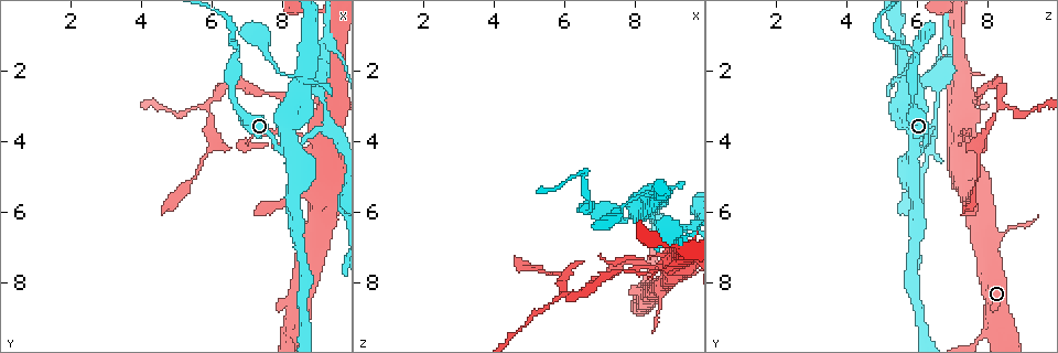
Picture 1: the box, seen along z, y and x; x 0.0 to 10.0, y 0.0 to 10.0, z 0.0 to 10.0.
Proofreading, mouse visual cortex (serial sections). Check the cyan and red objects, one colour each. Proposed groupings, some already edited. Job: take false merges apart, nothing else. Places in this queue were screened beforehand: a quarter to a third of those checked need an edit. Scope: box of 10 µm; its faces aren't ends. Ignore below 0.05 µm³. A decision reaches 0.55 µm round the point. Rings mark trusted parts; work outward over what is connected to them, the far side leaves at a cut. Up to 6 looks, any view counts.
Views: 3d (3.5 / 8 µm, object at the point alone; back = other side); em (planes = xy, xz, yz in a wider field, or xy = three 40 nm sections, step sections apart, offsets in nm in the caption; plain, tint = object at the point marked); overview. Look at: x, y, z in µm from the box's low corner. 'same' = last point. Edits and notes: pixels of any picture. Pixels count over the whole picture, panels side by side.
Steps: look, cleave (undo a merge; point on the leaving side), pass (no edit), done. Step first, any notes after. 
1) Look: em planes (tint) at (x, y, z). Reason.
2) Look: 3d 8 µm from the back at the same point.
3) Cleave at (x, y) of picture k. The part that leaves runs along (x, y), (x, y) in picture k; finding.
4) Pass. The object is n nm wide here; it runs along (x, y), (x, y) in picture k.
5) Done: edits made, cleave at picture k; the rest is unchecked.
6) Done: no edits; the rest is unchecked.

Look: 3d 3.5 µm at (9.25, 5.25, 7.60). Sudden change in width.

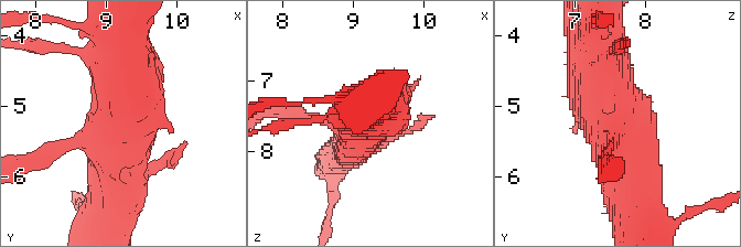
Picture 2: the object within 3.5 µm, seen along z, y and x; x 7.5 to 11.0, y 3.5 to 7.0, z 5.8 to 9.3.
Look: em xy step 2 (plain) at (9.25, 5.25, 7.55). Shape alone is not enough.

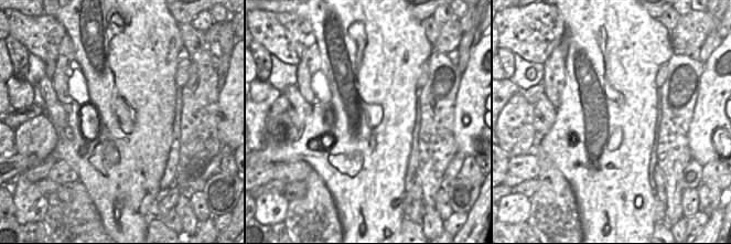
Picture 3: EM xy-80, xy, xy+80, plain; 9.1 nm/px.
Look: em xy step 2 (tint) at the same point. Where the object lies.

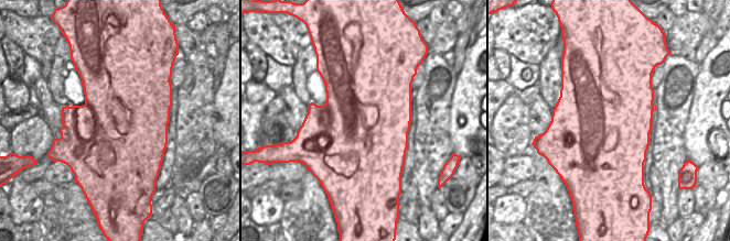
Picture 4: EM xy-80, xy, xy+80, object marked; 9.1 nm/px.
Pass. It runs along (635, 215), (604, 73) in picture 2; one cell here.

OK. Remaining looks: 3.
Look: 3d 3.5 µm at (8.35, 4.30, 6.00). Thin arm on a thick one.

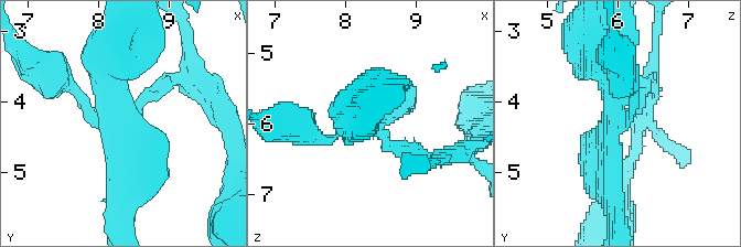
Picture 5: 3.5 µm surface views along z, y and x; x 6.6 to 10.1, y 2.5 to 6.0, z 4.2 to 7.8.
Look: em xy step 2 (tint) at (8.35, 4.30, 5.95). Shape alone is not enough.

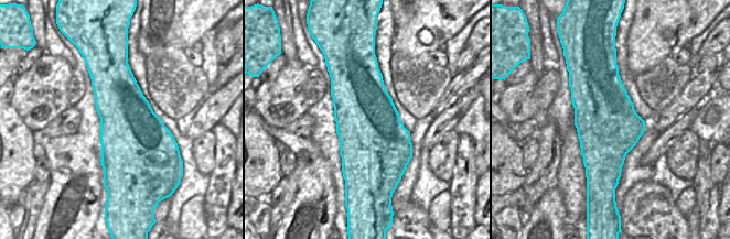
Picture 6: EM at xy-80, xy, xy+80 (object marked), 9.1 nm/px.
Cleave at (149, 136) of picture 5. Two cells meet here.

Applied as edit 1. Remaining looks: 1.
Done: edits made, cleave at picture 5; the rest is unchecked.

